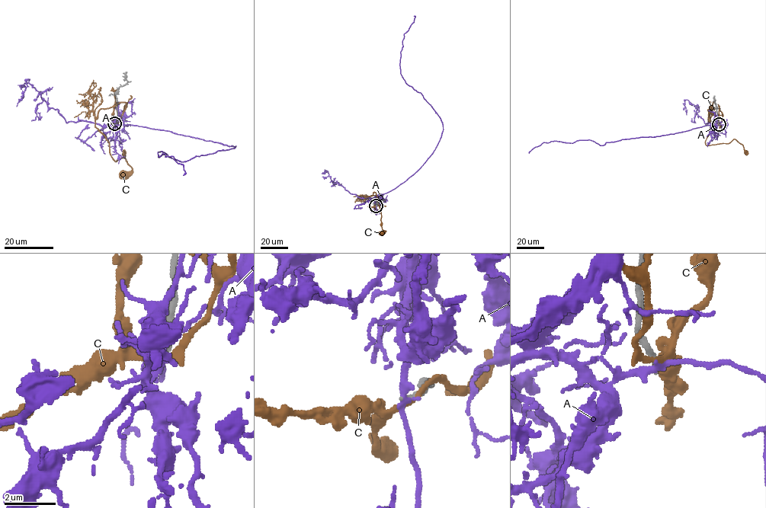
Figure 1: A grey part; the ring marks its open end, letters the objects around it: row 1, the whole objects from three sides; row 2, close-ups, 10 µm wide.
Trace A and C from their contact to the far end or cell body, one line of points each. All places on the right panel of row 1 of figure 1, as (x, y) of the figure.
A: (719, 124), (654, 137), (622, 139), (602, 145), (589, 139), (573, 142), (552, 141), (543, 142), (529, 153)
C: (719, 124), (714, 115), (708, 113), (711, 125), (705, 144), (728, 143), (735, 138), (746, 152)

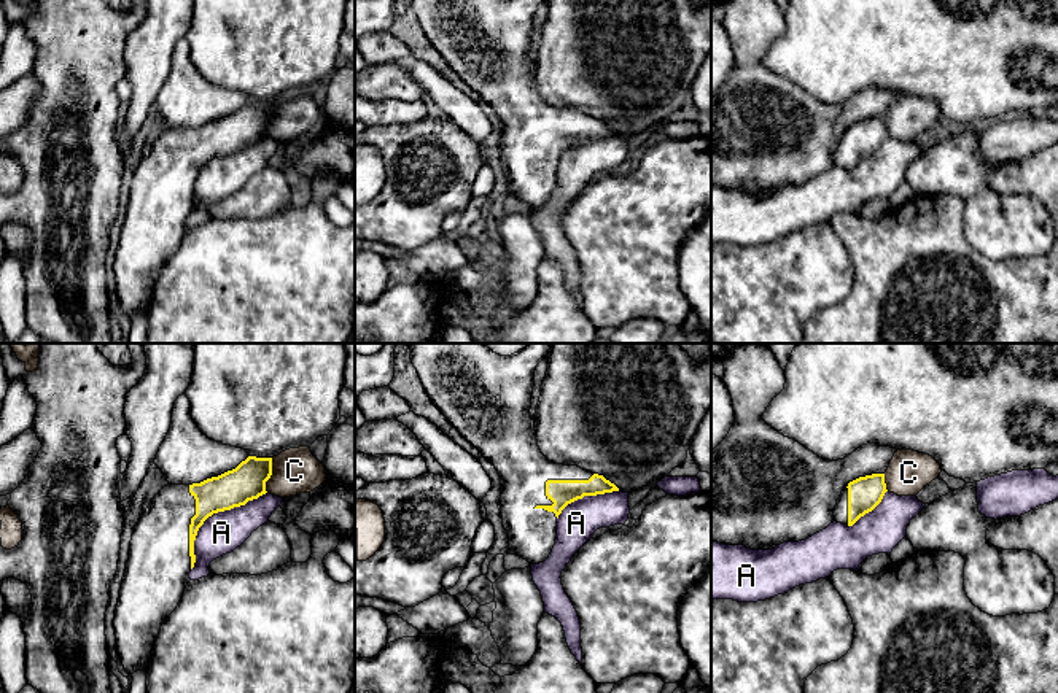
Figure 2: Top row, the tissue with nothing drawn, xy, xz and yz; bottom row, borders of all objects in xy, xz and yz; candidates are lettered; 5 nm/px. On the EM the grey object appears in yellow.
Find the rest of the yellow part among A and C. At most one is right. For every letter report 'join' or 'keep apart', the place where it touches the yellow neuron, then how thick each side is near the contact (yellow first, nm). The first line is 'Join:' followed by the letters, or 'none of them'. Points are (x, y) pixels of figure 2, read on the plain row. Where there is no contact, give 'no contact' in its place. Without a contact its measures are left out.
Join: none of them
A: keep apart; contact xy (210, 159); calibres 190 and 200 nm
C: keep apart; contact xy (271, 118); calibres 190 and 240 nm

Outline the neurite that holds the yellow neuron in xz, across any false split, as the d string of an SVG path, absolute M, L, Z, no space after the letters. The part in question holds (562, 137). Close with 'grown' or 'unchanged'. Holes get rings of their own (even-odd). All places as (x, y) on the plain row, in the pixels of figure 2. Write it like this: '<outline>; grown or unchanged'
M410 0L431 48L458 76L487 102L501 121L501 162L509 180L509 199L517 199L530 208L544 207L557 183L557 162L562 154L584 140L619 135L603 119L578 110L549 105L539 94L535 64L530 62L536 10L547 0Z; grown

